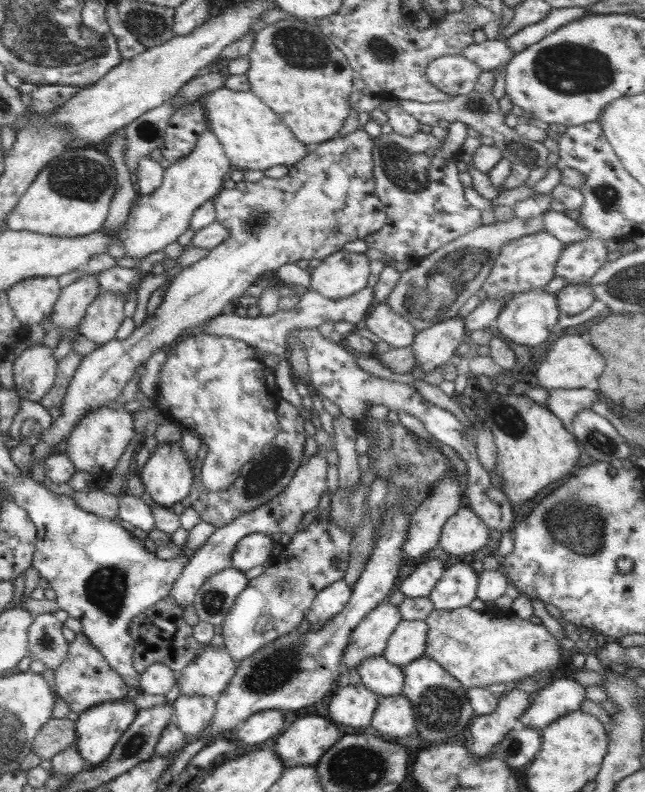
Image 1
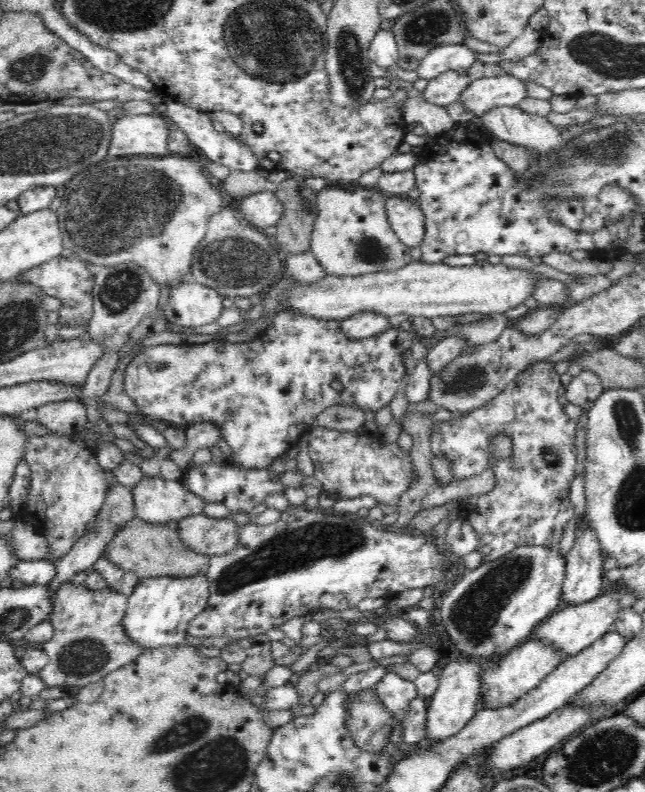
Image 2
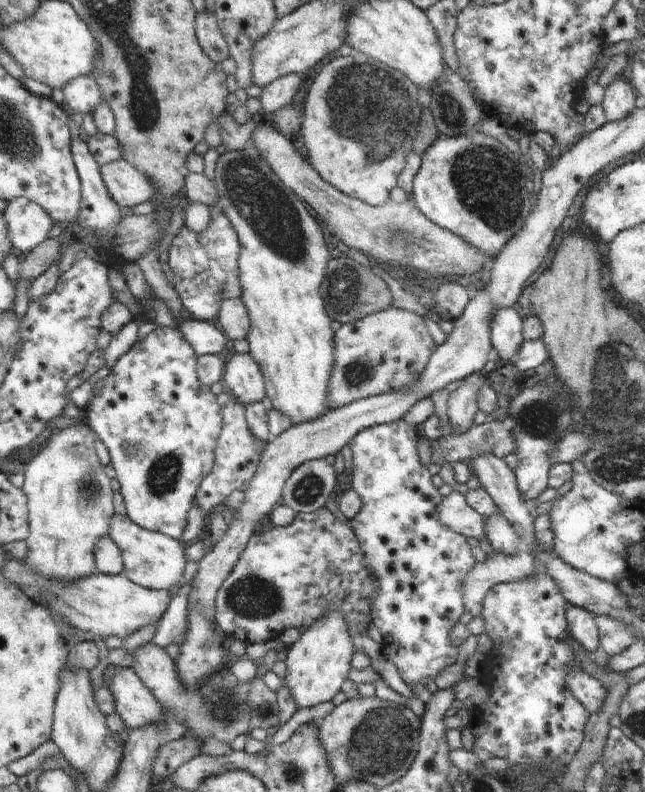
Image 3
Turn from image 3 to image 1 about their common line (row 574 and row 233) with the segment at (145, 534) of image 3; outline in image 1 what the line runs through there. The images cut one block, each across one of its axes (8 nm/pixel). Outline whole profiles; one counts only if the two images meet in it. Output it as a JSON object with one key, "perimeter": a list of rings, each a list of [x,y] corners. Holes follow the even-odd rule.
{"perimeter":[[[210,130],[200,134],[192,152],[163,171],[163,181],[152,194],[137,195],[120,235],[126,251],[124,258],[133,258],[139,264],[150,253],[176,242],[189,228],[194,211],[218,194],[232,169],[219,138]]]}

